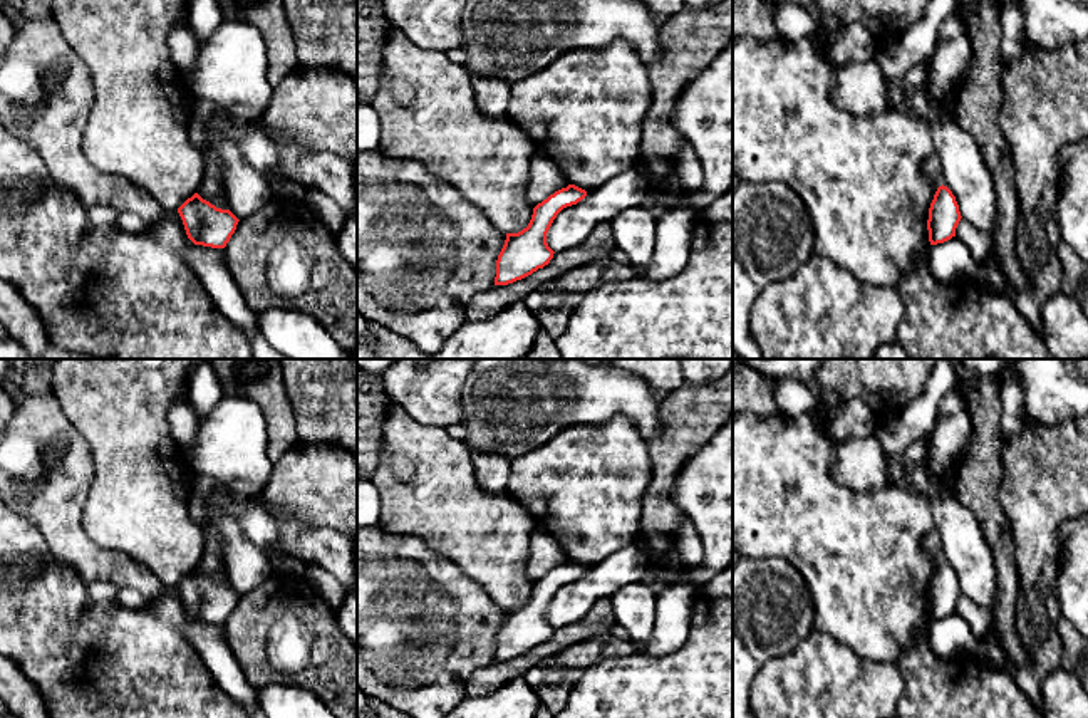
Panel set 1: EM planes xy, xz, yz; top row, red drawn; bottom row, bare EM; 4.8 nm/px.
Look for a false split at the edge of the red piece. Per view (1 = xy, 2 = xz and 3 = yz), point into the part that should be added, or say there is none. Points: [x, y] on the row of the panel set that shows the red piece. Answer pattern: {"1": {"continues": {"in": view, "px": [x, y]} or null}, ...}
{"1": {"continues": null}, "2": {"continues": null}, "3": {"continues": null}}

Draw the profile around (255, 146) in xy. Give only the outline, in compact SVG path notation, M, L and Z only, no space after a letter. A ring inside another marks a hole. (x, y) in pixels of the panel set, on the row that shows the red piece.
M198 99L193 104L193 119L211 124L231 138L240 146L243 158L268 180L275 198L305 201L307 190L303 186L277 176L277 149L255 121L235 117L216 104Z

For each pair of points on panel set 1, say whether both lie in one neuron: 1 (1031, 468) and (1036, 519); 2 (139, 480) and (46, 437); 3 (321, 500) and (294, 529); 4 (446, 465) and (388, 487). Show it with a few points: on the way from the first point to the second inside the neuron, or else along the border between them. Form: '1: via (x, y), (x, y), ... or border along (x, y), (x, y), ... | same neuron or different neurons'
1: via (1036, 480), (1036, 507) | same neuron
2: border along (72, 425), (93, 457), (88, 497) | different neurons
3: border along (267, 500), (287, 517), (339, 532) | different neurons
4: via (431, 480), (421, 490), (403, 490) | same neuron

